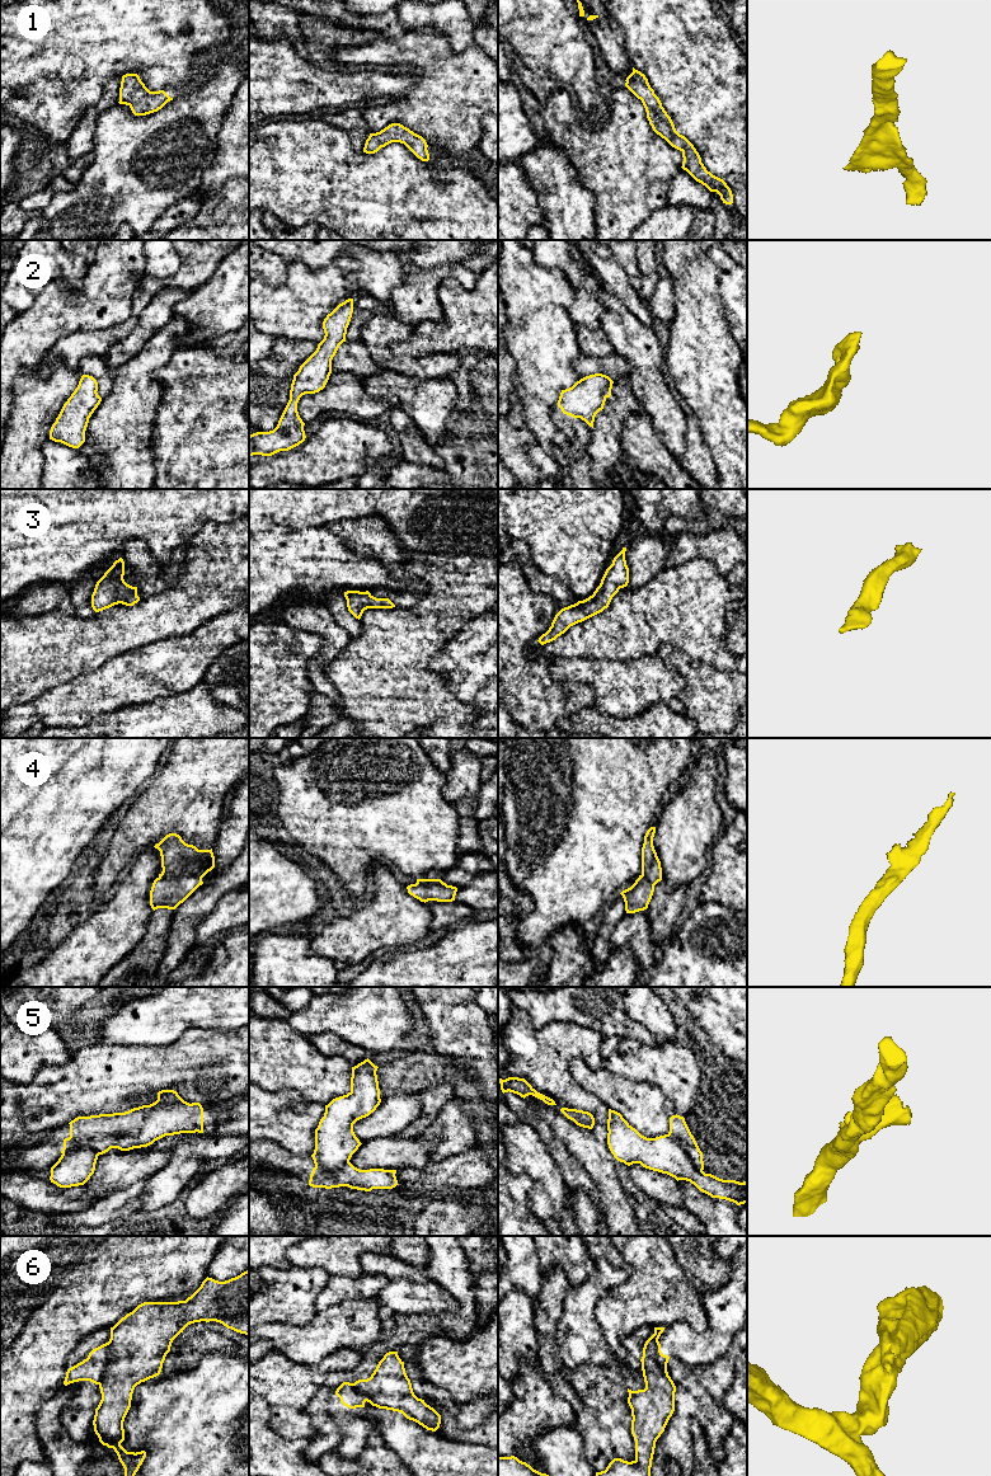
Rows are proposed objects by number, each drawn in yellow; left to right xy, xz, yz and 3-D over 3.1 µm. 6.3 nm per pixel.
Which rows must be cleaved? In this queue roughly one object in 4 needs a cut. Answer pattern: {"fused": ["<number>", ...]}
{"fused": ["5", "6"]}

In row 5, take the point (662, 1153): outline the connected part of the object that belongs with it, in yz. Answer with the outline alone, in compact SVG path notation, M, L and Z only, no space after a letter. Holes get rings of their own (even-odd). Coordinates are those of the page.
M609 1109L607 1119L607 1144L614 1157L630 1166L640 1164L643 1167L667 1174L678 1180L686 1180L694 1184L700 1191L710 1195L711 1198L725 1199L736 1203L737 1205L747 1203L747 1183L736 1180L723 1180L711 1174L696 1169L685 1152L685 1150L668 1134L656 1138L647 1138L633 1128L620 1113Z

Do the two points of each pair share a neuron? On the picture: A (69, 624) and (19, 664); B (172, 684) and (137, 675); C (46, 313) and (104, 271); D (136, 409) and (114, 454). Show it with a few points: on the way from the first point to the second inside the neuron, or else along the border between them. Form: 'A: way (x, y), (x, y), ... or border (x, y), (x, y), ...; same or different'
A: way (56, 637), (32, 654); same
B: way (163, 675), (146, 675); same
C: way (62, 313), (74, 311), (98, 287); same
D: way (125, 421), (123, 442); same

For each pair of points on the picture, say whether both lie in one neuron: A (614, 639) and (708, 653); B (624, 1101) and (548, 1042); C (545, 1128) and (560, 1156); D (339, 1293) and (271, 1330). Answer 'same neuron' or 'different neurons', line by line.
A: same neuron
B: different neurons
C: same neuron
D: different neurons

